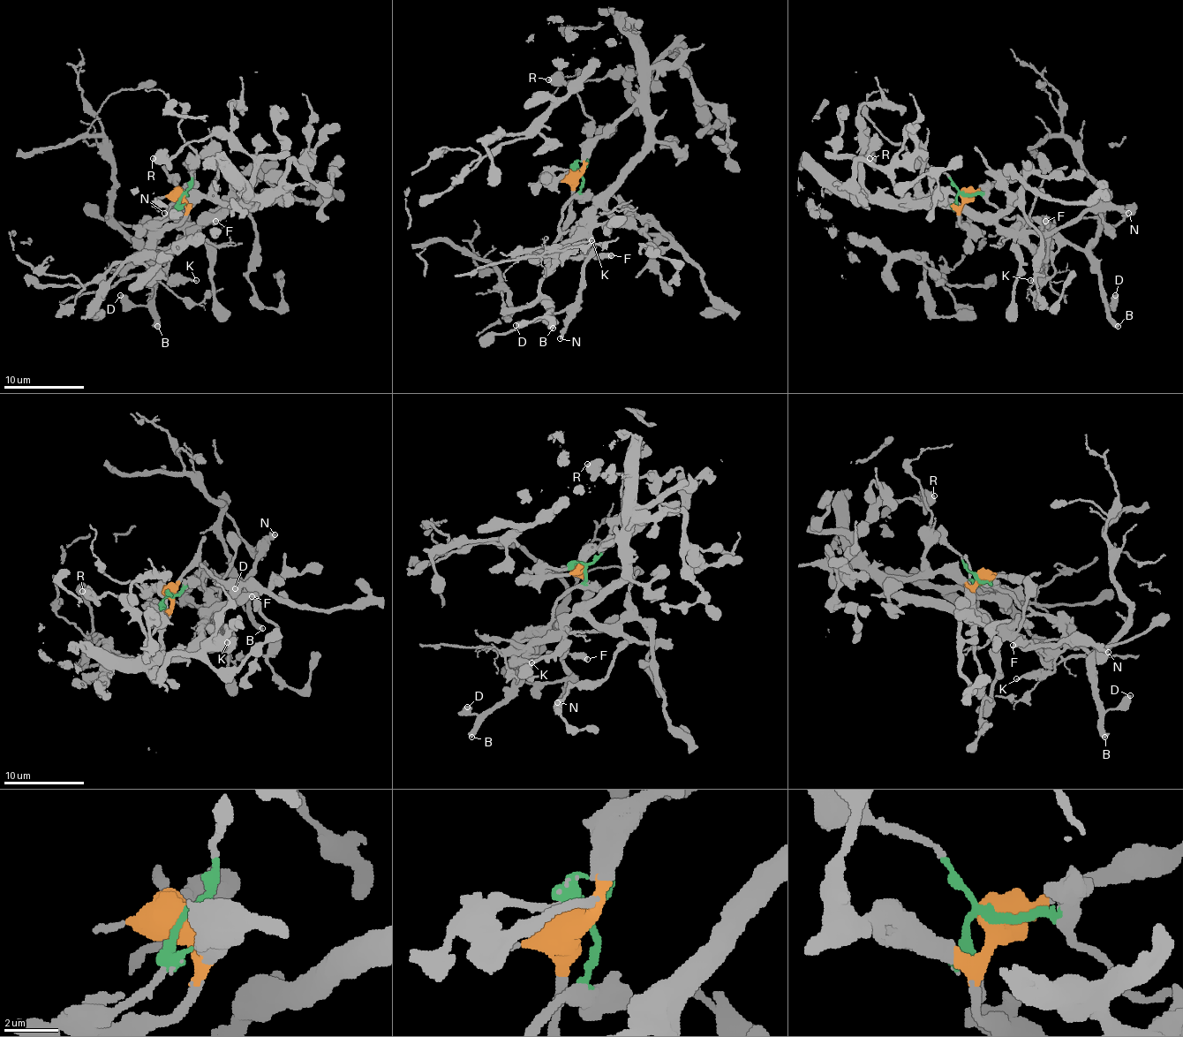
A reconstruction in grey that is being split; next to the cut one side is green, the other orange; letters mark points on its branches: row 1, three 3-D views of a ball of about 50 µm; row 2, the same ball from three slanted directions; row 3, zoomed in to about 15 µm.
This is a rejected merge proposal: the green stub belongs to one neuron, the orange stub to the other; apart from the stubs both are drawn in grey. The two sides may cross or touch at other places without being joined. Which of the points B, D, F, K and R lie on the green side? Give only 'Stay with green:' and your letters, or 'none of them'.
Stay with green: B, D, F, K

